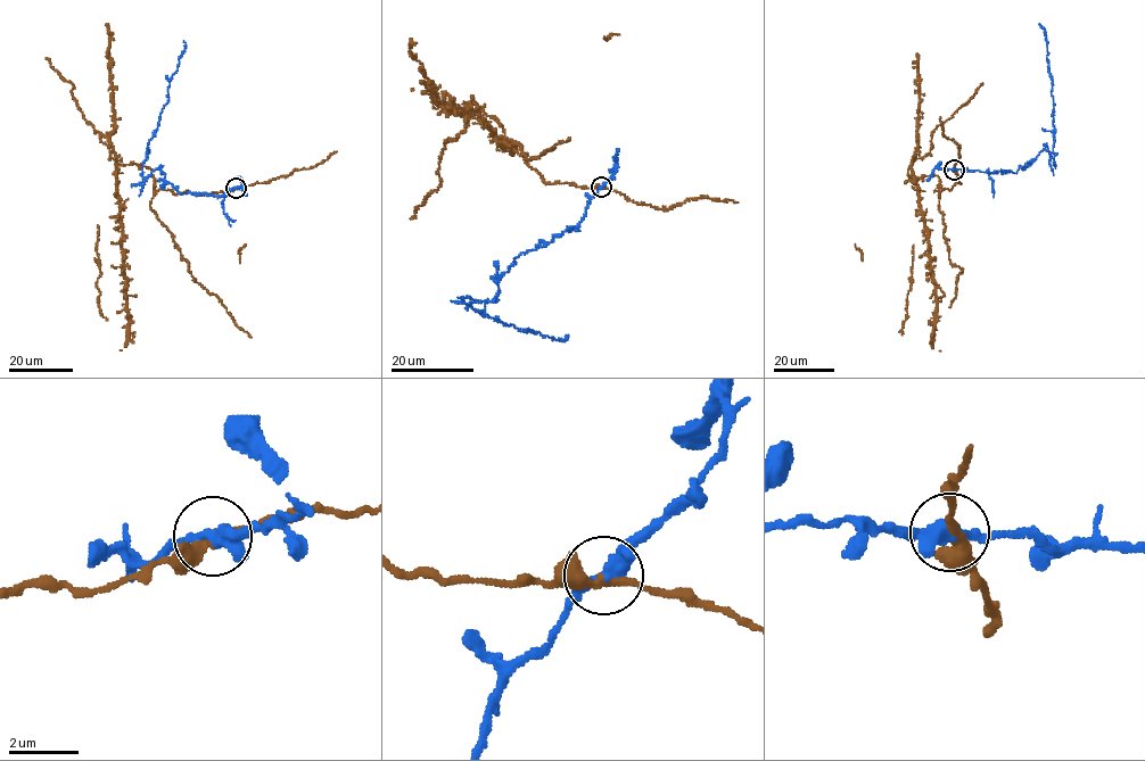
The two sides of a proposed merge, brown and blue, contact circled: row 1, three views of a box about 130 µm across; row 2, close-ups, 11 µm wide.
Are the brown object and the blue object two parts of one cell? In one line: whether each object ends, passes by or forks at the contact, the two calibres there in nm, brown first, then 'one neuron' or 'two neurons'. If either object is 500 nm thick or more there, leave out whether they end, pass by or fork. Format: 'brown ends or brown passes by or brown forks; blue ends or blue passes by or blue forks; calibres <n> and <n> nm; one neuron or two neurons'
brown passes by; blue passes by; calibres 300 and 340 nm; two neurons

